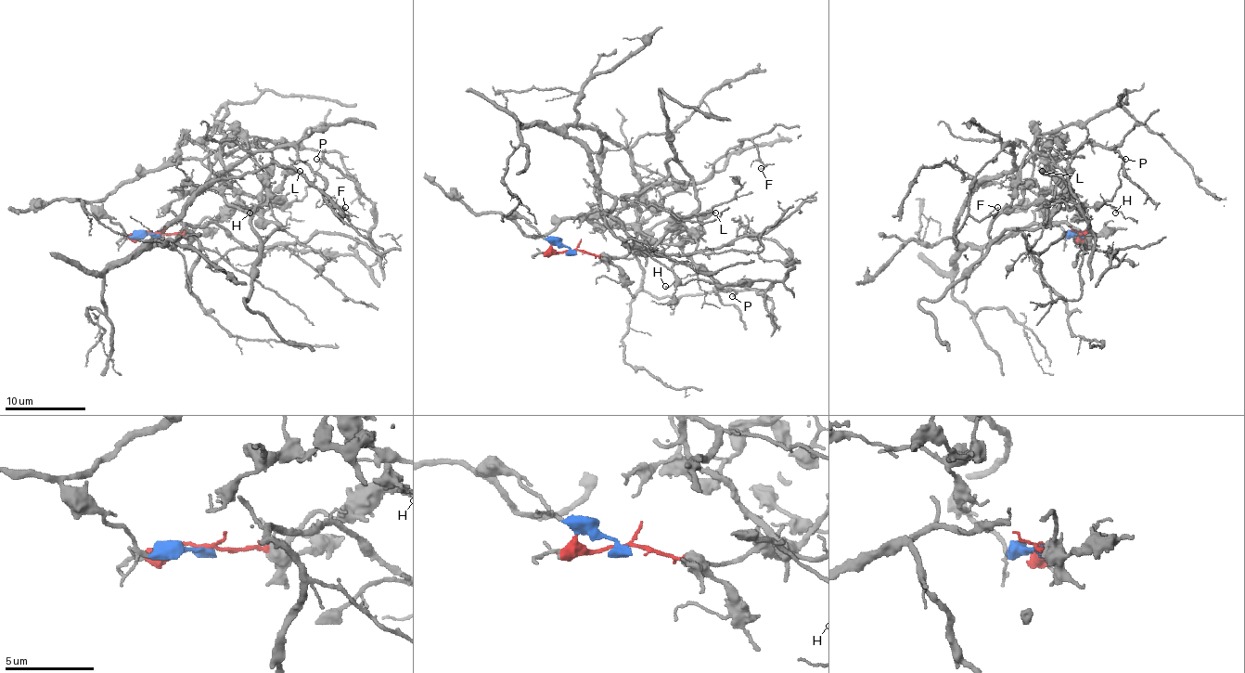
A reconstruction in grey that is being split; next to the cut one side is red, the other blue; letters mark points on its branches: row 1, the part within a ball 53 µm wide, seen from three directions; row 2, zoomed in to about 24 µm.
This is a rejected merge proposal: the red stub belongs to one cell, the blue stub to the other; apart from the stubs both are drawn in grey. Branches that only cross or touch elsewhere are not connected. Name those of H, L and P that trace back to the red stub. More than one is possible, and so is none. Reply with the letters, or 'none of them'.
H, P

